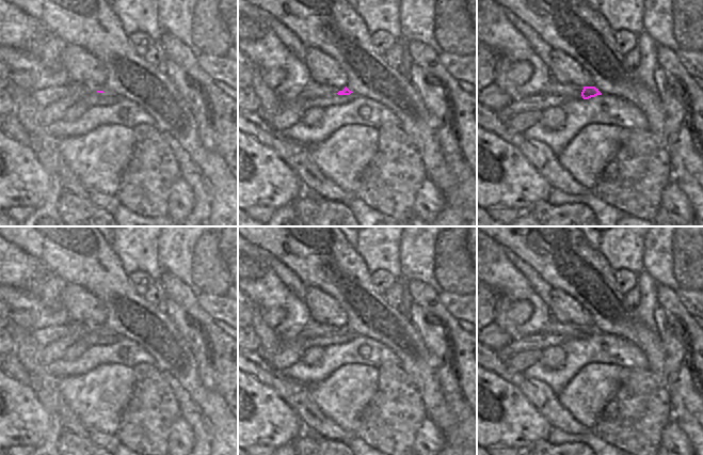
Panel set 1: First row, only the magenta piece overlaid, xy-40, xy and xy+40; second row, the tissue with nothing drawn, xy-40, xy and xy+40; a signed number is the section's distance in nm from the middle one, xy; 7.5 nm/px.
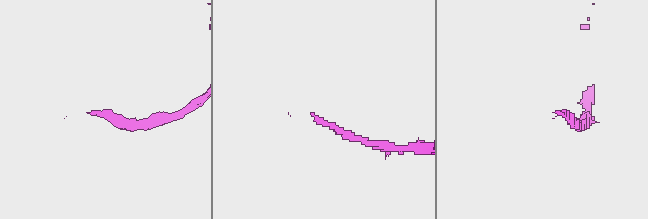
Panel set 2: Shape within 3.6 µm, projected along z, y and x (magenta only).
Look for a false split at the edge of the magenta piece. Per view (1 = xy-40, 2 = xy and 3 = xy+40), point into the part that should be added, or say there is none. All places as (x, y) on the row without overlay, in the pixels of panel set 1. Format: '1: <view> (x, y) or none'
1: none
2: none
3: none

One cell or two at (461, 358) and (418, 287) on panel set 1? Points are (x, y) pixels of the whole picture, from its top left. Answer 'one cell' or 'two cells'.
one cell

